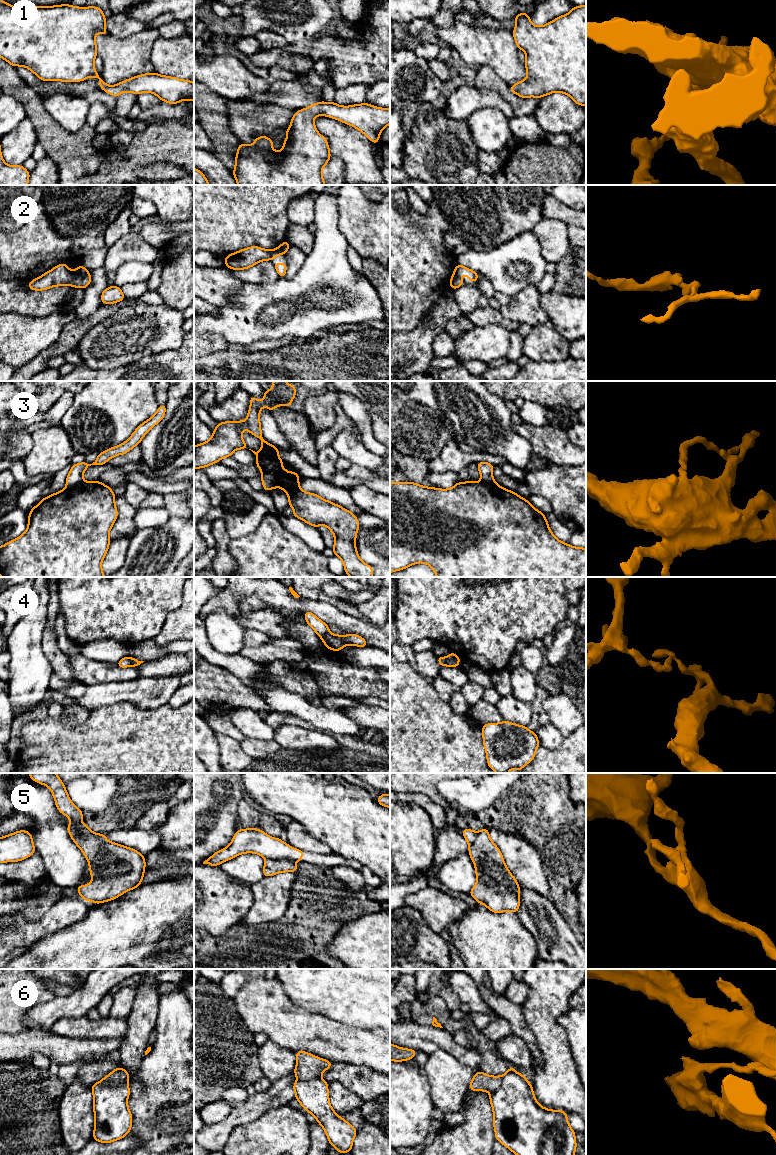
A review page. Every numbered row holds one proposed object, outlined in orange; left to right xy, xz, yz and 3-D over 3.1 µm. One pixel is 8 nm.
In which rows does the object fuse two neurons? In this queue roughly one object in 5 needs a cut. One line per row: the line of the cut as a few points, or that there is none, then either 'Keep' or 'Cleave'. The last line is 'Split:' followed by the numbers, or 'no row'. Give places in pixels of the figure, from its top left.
1: No split. Keep
2: Split along xy (88, 271), (82, 275), (76, 275), (73, 272). Cleave
3: Split along xz (263, 472), (269, 472), (274, 476), (275, 486). Cleave
4: Split along xy (128, 656), (131, 665). Cleave
5: Split along xz (266, 858), (287, 858), (293, 861). Cleave
6: No split. Keep
Split: 2, 3, 4, 5

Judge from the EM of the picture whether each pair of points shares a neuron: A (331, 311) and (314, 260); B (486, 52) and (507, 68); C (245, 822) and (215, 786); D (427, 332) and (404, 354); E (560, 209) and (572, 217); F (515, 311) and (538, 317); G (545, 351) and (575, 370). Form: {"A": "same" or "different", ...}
{"A": "same", "B": "same", "C": "different", "D": "same", "E": "same", "F": "same", "G": "different"}

